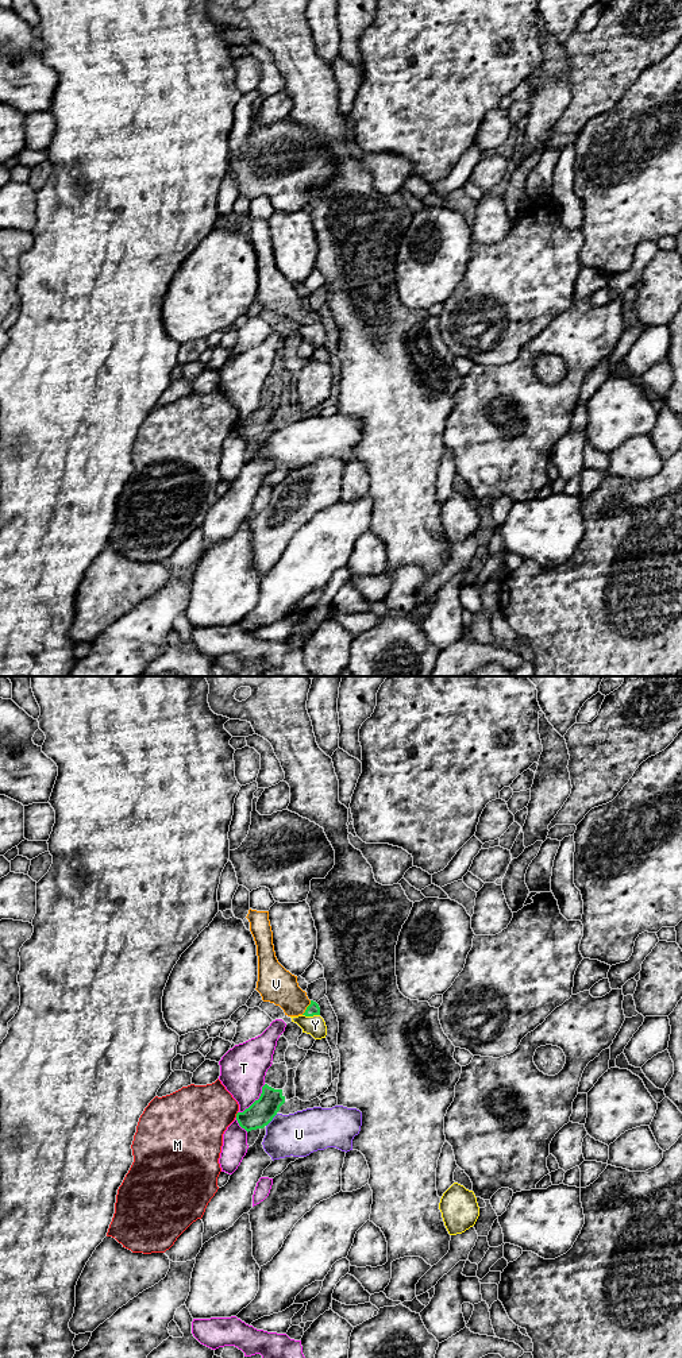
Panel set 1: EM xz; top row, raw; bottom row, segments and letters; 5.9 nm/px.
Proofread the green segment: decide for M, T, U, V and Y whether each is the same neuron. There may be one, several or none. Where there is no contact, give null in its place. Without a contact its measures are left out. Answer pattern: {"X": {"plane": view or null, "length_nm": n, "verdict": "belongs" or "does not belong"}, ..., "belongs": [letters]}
{"M": {"plane": "xz", "length_nm": 40, "verdict": "does not belong"}, "T": {"plane": "xz", "length_nm": 240, "verdict": "does not belong"}, "U": {"plane": "xz", "length_nm": 100, "verdict": "does not belong"}, "V": {"plane": "xz", "length_nm": 110, "verdict": "belongs"}, "Y": {"plane": "xz", "length_nm": 100, "verdict": "does not belong"}, "belongs": ["V"]}

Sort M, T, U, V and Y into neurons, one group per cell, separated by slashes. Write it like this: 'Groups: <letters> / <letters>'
Groups: M / T / U / V / Y

